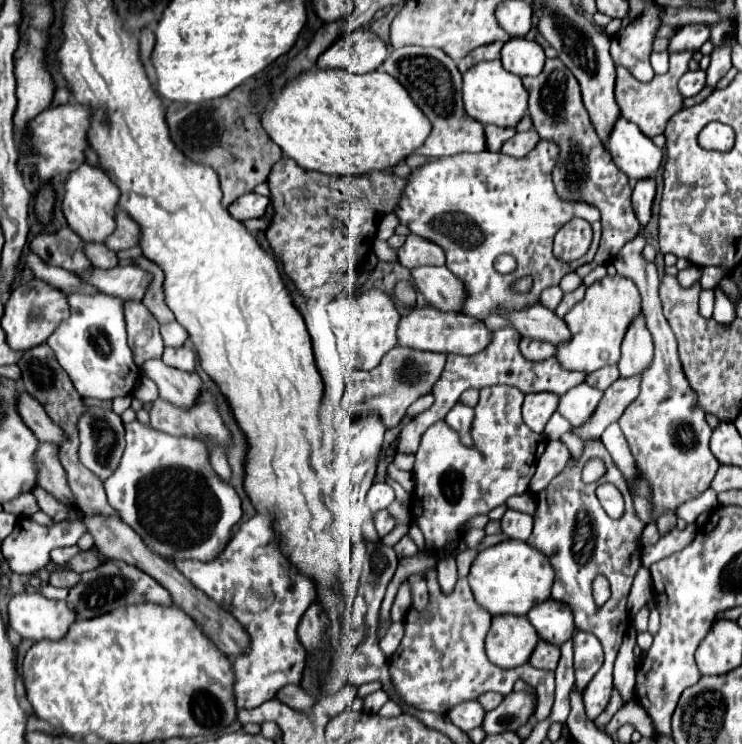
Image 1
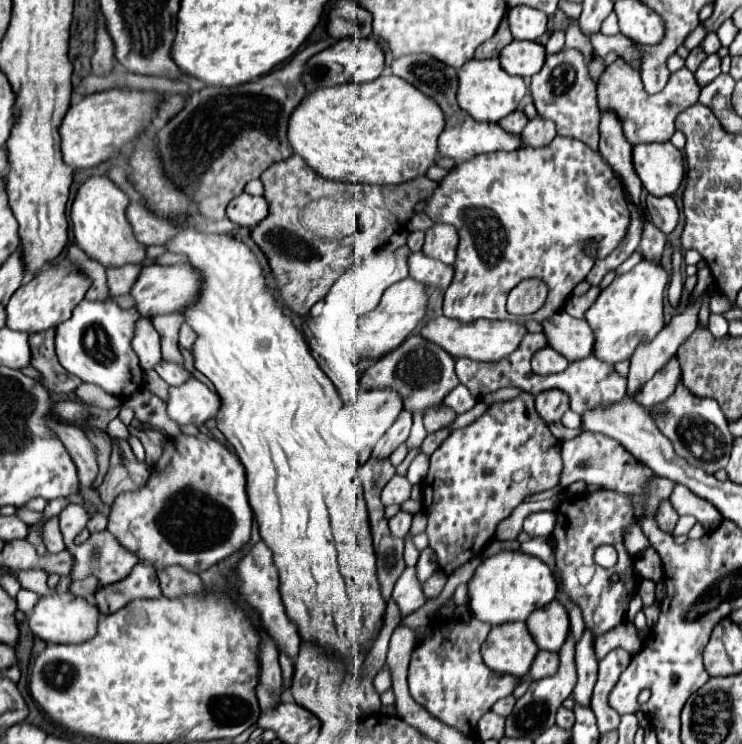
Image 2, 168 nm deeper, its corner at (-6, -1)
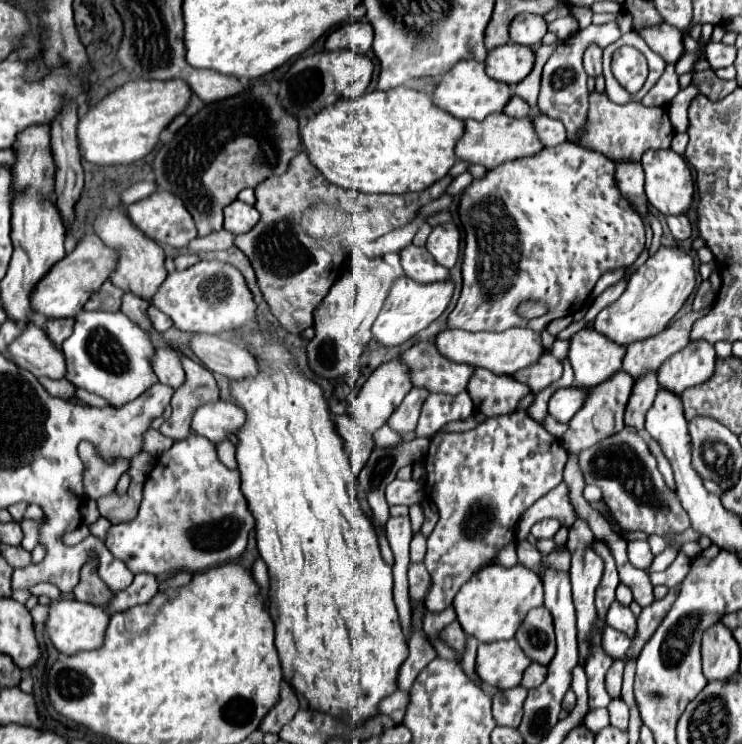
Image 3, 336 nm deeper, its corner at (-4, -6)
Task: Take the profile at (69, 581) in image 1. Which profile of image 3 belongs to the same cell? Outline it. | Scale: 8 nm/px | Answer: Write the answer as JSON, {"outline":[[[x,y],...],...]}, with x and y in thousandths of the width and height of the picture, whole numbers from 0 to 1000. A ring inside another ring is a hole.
{"outline":[[[120,746],[117,757],[109,765],[109,781],[98,794],[101,805],[123,810],[123,813],[144,813],[144,808],[150,805],[150,792],[136,781],[136,776],[128,770],[128,746]]]}

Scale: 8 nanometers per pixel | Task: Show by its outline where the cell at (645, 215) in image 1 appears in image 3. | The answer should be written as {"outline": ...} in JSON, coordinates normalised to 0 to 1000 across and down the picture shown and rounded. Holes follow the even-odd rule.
{"outline":[[[899,289],[896,294],[899,294],[899,302],[902,302],[902,308],[912,324],[929,321],[931,302],[929,302],[929,294],[923,289]]]}

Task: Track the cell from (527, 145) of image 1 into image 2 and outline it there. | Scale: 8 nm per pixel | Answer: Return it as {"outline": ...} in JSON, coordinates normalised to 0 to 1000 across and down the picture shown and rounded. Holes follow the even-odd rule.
{"outline":[[[721,156],[718,161],[713,161],[713,167],[708,169],[708,175],[702,180],[705,180],[705,191],[710,196],[726,199],[726,196],[740,194],[751,183],[751,175],[748,175],[748,167],[740,164],[737,159]]]}

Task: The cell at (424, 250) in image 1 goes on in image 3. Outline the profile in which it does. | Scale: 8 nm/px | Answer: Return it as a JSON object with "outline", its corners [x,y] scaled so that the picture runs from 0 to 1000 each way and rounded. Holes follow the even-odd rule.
{"outline":[[[597,300],[584,305],[575,321],[575,337],[586,345],[586,351],[602,362],[608,362],[619,348],[621,316],[613,300]]]}

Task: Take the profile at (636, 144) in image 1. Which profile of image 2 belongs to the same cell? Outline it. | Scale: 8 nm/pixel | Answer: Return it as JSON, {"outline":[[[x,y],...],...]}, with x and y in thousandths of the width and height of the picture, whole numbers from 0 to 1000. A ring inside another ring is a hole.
{"outline":[[[904,191],[858,194],[853,220],[867,253],[880,263],[907,263],[923,239],[920,207]]]}

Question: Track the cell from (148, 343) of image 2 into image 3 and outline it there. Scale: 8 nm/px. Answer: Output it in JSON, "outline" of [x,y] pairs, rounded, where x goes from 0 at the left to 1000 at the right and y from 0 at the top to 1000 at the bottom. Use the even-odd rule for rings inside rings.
{"outline":[[[209,466],[204,493],[217,515],[225,515],[236,523],[241,520],[241,515],[247,515],[247,496],[241,493],[241,477],[230,466]]]}

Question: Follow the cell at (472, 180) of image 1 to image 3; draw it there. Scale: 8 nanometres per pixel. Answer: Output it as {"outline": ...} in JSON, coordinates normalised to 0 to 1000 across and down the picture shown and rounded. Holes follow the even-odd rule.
{"outline":[[[756,192],[751,198],[732,198],[726,206],[705,211],[705,214],[691,214],[683,219],[675,219],[664,227],[659,227],[654,233],[654,238],[648,241],[637,241],[637,246],[621,259],[621,270],[616,278],[616,289],[621,297],[621,305],[627,310],[627,332],[624,332],[624,345],[621,345],[621,370],[624,370],[624,388],[619,397],[619,405],[613,410],[613,415],[605,421],[602,426],[602,437],[608,442],[627,442],[627,445],[681,445],[686,440],[713,440],[718,445],[732,445],[745,429],[753,426],[764,426],[778,421],[794,394],[799,391],[805,375],[815,367],[823,364],[829,359],[848,359],[856,353],[856,348],[864,343],[867,332],[869,332],[869,308],[867,308],[867,297],[861,294],[861,289],[856,289],[856,284],[850,284],[850,276],[834,262],[834,254],[829,251],[829,241],[826,241],[826,216],[818,214],[815,208],[805,206],[805,203],[794,203],[788,198],[780,198],[775,192]],[[708,405],[732,405],[737,407],[737,421],[732,426],[724,429],[705,429],[697,415],[702,407]]]}

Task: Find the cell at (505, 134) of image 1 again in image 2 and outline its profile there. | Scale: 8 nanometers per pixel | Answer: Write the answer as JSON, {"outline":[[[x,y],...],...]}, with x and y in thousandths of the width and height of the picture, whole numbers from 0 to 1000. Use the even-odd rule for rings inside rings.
{"outline":[[[694,148],[694,153],[683,153],[673,167],[675,167],[675,172],[681,172],[683,177],[699,180],[699,177],[708,172],[710,164],[713,164],[713,161],[710,161],[708,151],[705,151],[705,148]]]}

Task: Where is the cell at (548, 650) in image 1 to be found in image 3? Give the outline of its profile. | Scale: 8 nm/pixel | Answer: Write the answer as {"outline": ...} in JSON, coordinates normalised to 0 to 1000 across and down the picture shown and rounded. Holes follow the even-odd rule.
{"outline":[[[716,891],[705,905],[705,923],[710,923],[710,926],[726,923],[735,910],[737,910],[737,897],[726,894],[726,891]]]}

